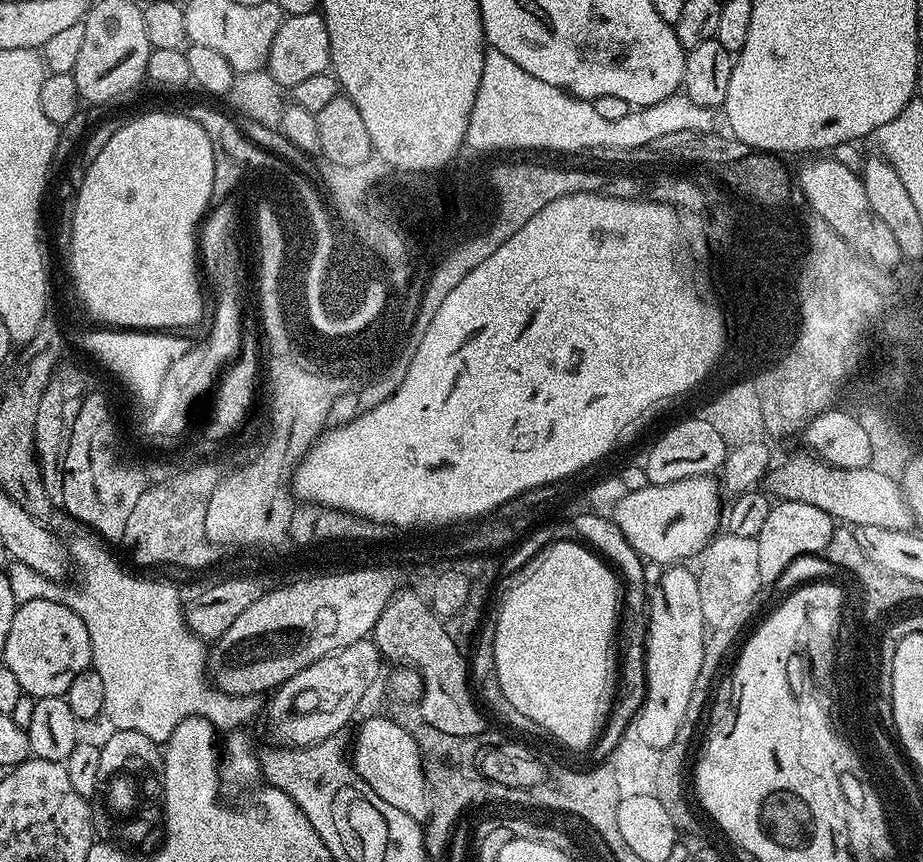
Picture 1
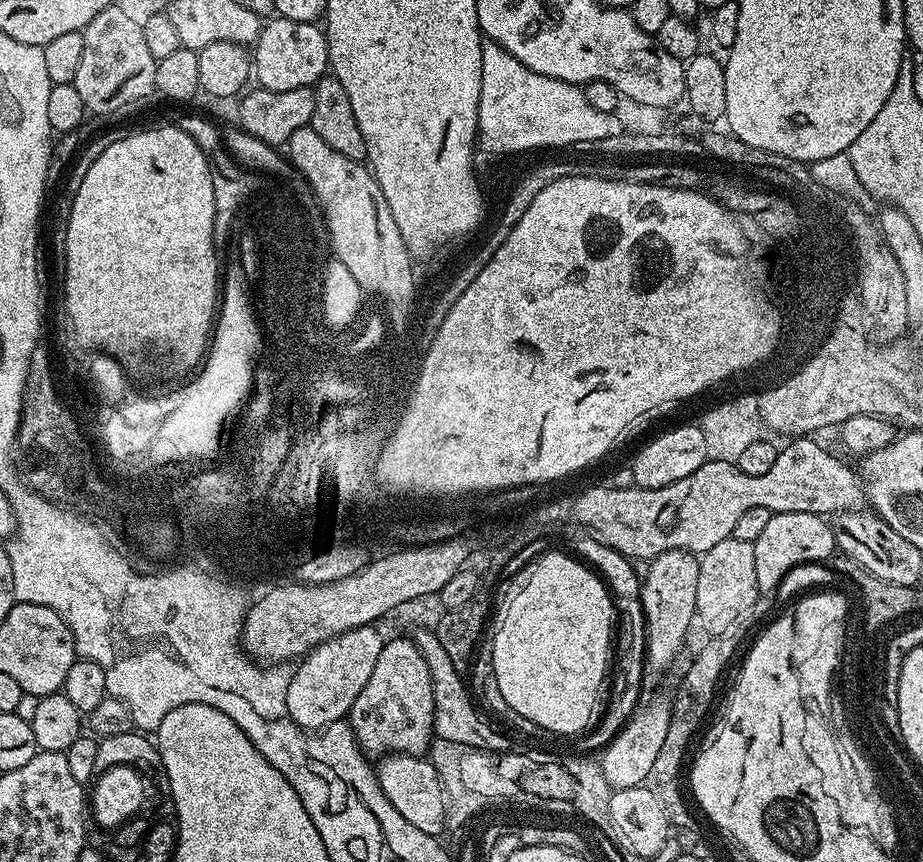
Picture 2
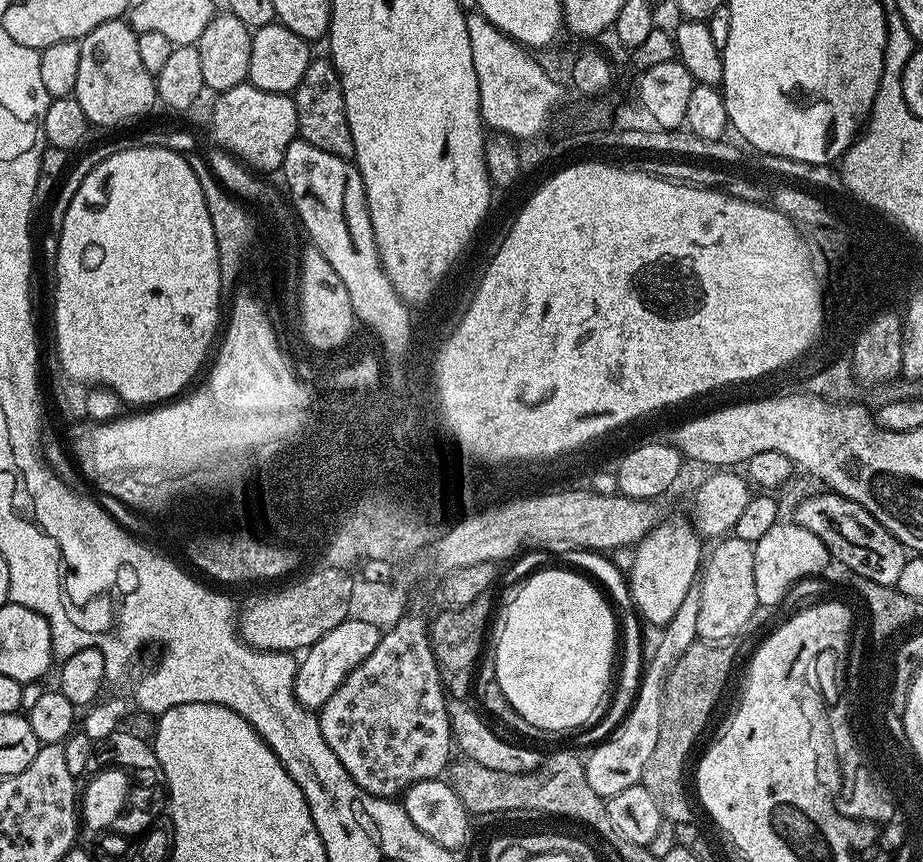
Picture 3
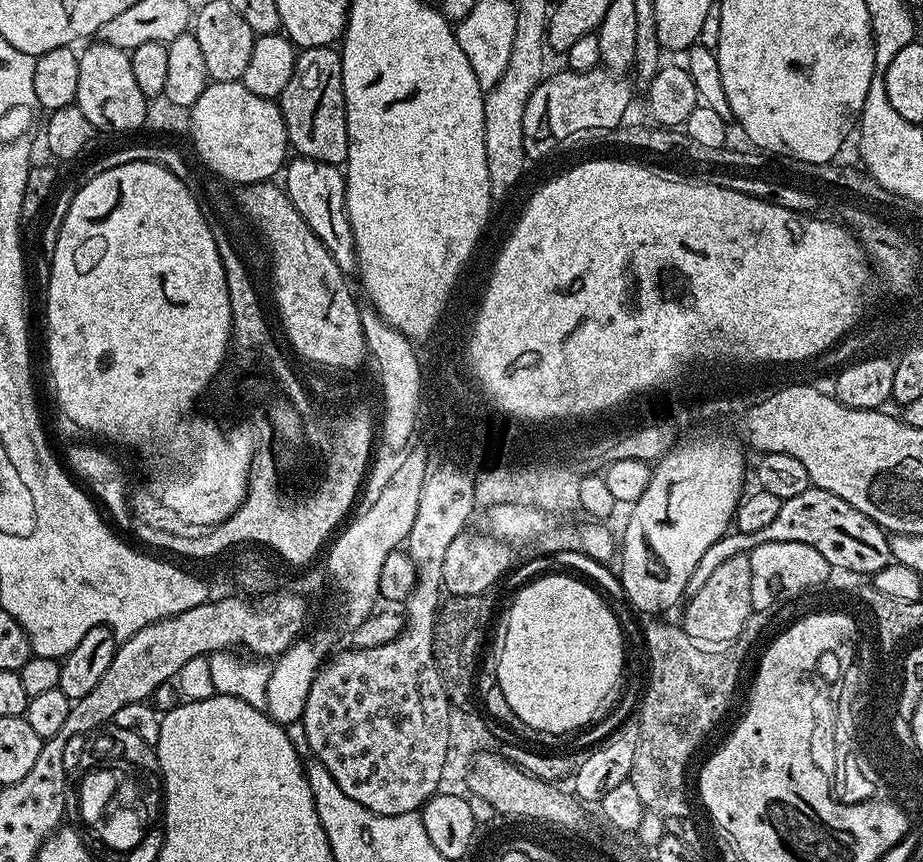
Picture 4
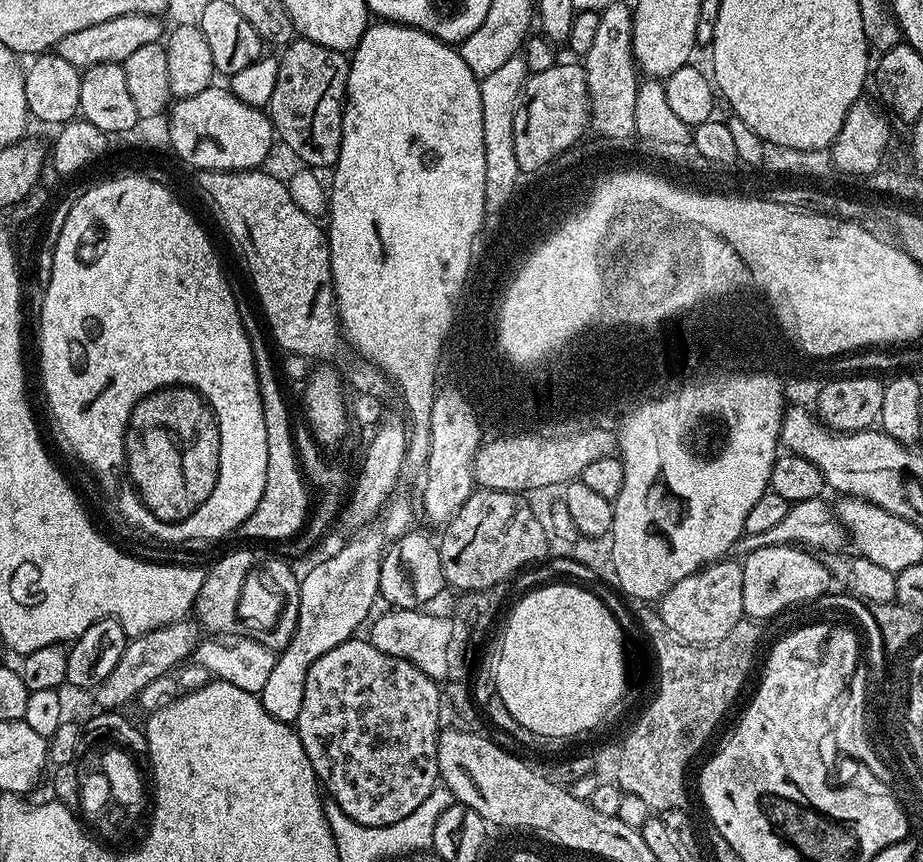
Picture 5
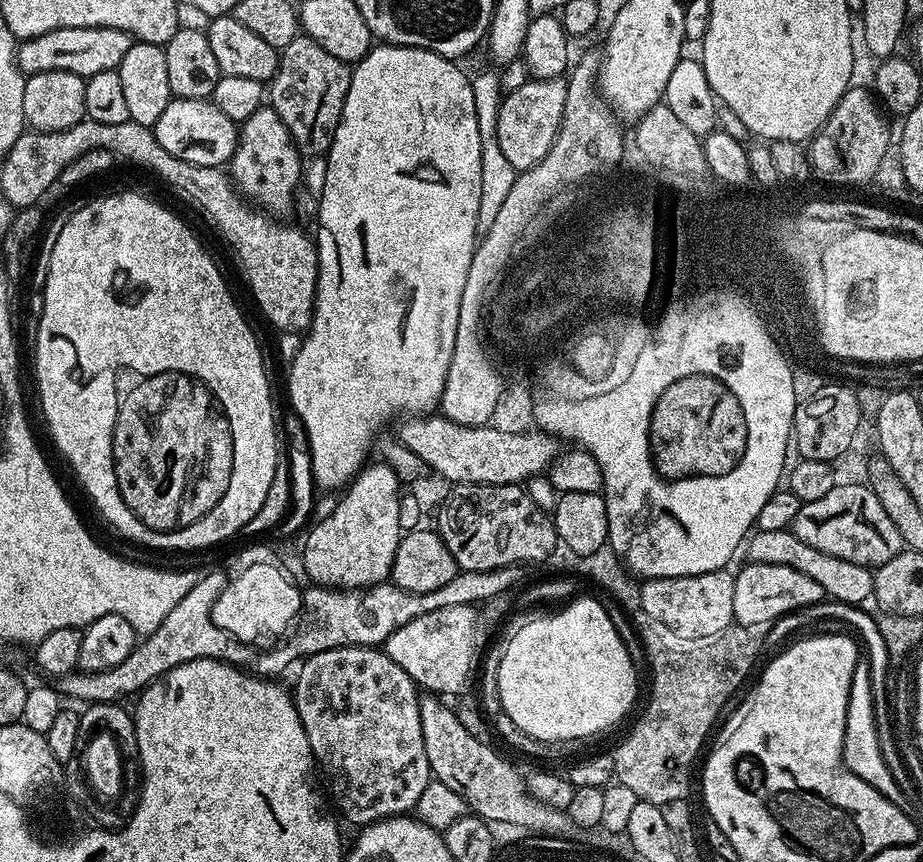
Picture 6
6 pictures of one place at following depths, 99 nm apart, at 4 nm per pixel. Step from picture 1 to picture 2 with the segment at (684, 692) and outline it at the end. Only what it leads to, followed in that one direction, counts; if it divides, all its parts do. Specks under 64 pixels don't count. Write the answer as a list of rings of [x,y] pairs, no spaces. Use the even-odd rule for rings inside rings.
[[[674,548],[655,556],[649,563],[648,573],[642,577],[640,597],[644,607],[646,668],[649,673],[667,673],[673,661],[681,655],[680,647],[696,620],[699,565],[700,561],[693,553]]]

